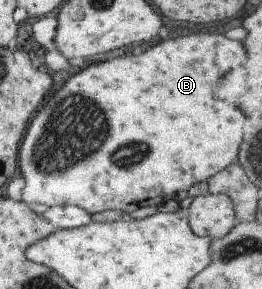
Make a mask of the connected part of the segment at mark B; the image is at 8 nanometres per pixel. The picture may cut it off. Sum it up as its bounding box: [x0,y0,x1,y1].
[18,32,246,214]

